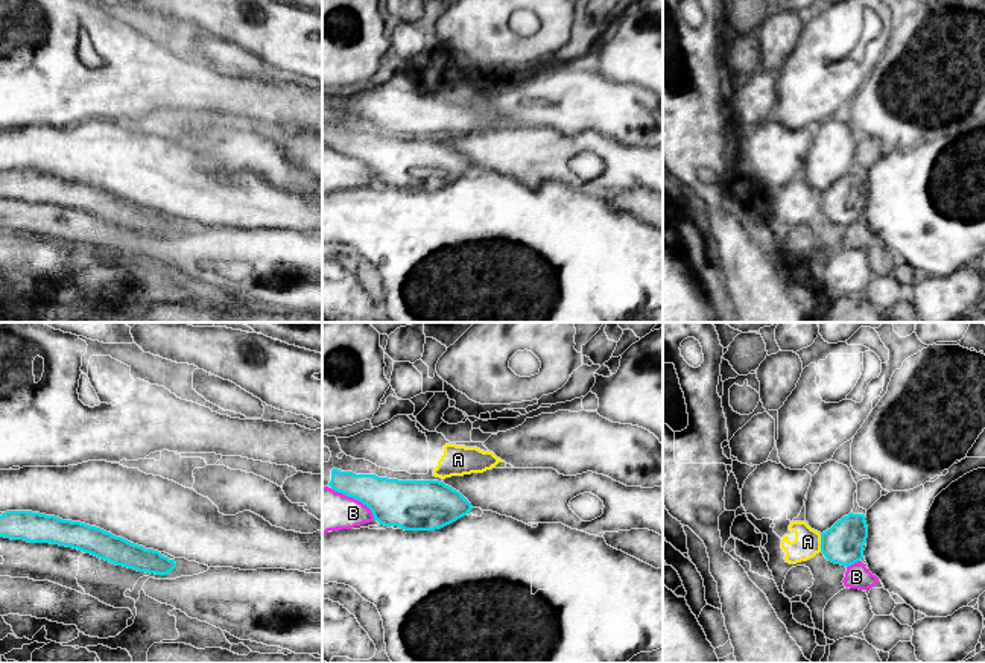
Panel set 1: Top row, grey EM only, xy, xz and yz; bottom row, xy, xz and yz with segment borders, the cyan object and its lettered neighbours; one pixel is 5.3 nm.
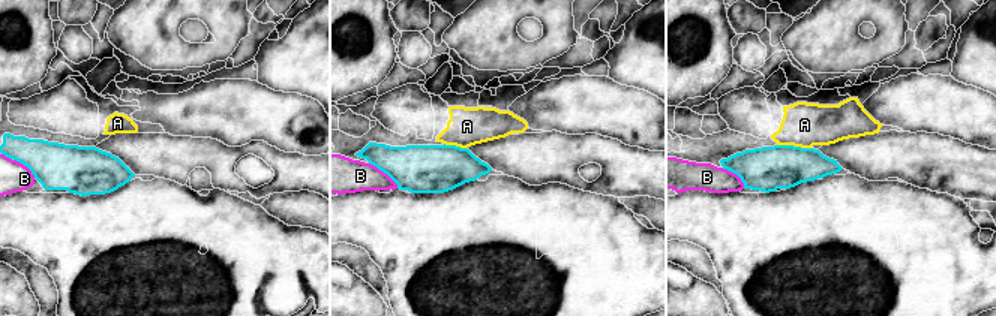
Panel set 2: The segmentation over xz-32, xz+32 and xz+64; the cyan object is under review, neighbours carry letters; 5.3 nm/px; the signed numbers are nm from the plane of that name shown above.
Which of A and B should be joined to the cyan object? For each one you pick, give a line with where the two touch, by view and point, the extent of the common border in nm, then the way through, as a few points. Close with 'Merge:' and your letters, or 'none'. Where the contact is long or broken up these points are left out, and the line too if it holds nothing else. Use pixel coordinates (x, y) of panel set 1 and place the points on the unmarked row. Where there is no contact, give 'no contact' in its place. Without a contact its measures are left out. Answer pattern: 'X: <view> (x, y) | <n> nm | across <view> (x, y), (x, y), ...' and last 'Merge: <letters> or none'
Merge: none

